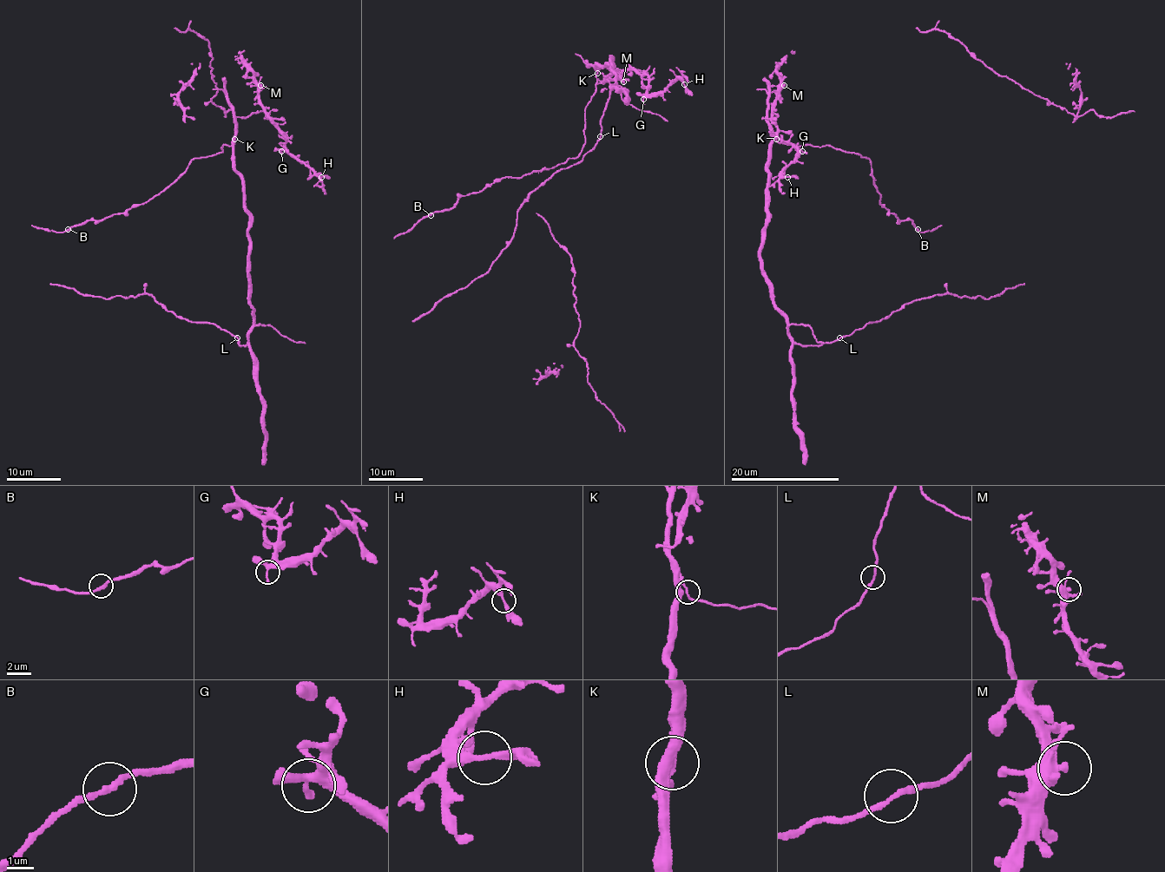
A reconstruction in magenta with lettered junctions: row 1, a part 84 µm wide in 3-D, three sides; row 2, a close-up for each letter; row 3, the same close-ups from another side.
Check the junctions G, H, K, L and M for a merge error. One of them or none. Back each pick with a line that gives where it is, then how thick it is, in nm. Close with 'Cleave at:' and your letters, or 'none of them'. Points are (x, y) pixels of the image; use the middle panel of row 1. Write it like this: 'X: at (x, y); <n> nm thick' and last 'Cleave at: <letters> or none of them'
Cleave at: none of them

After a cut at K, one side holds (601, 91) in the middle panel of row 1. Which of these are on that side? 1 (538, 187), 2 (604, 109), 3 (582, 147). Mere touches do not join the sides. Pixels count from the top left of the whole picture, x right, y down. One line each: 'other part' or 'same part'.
1: same part
2: same part
3: other part

